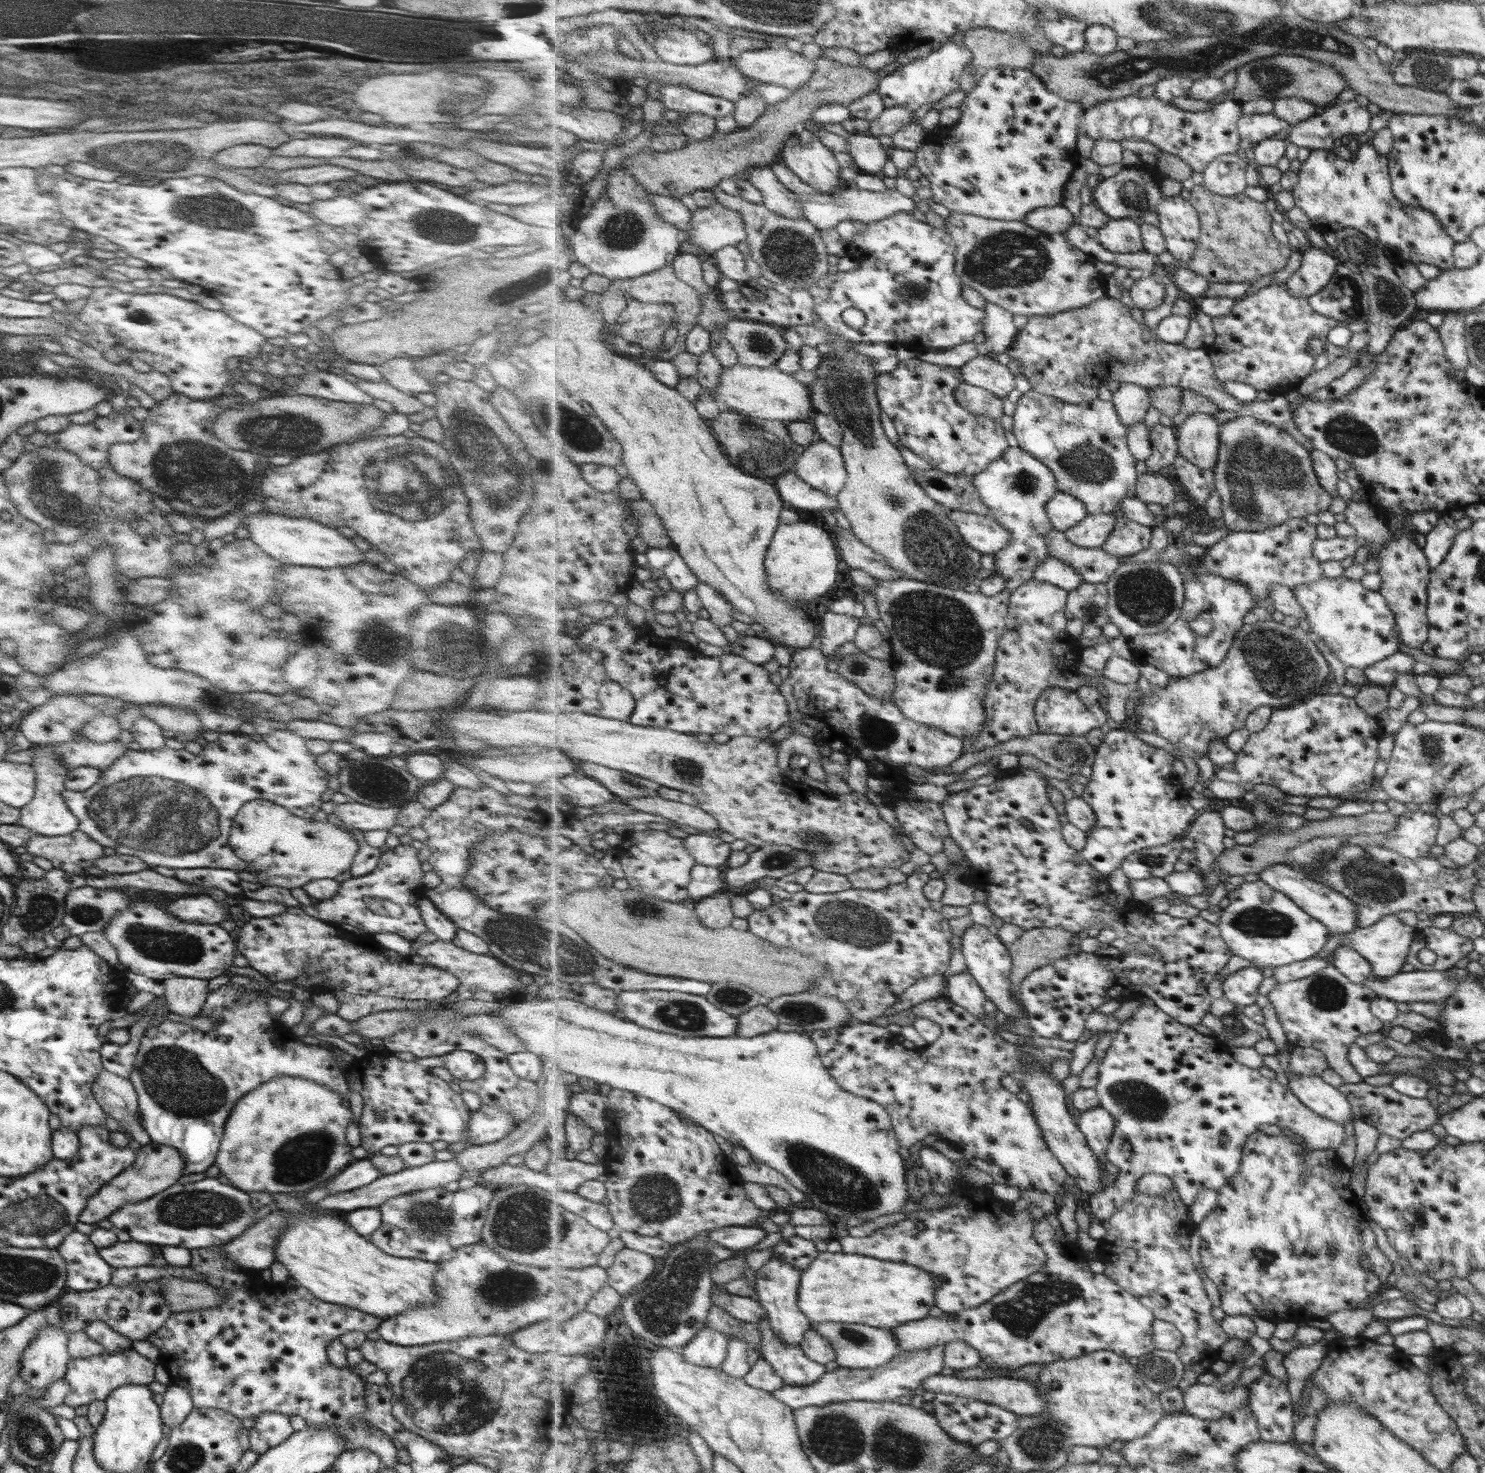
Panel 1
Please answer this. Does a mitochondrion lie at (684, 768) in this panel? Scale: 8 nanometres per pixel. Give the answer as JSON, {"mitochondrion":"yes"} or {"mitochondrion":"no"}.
{"mitochondrion":"yes"}

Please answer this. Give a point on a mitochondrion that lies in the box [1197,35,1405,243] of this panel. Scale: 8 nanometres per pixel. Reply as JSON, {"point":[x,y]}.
{"point":[1273,78]}

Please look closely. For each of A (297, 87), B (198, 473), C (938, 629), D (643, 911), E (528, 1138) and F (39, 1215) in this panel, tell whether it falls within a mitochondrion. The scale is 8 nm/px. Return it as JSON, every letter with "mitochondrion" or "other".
{"A":"mitochondrion","B":"mitochondrion","C":"mitochondrion","D":"mitochondrion","E":"other","F":"mitochondrion"}

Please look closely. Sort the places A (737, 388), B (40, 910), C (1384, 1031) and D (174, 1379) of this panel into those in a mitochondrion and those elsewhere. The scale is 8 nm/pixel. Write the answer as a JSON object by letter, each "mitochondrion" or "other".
{"A":"other","B":"mitochondrion","C":"other","D":"other"}

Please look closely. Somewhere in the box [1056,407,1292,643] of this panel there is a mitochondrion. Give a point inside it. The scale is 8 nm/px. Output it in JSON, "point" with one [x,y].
{"point":[1147,597]}

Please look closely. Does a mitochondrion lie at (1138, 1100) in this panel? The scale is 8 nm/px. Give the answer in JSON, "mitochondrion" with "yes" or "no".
{"mitochondrion":"yes"}

